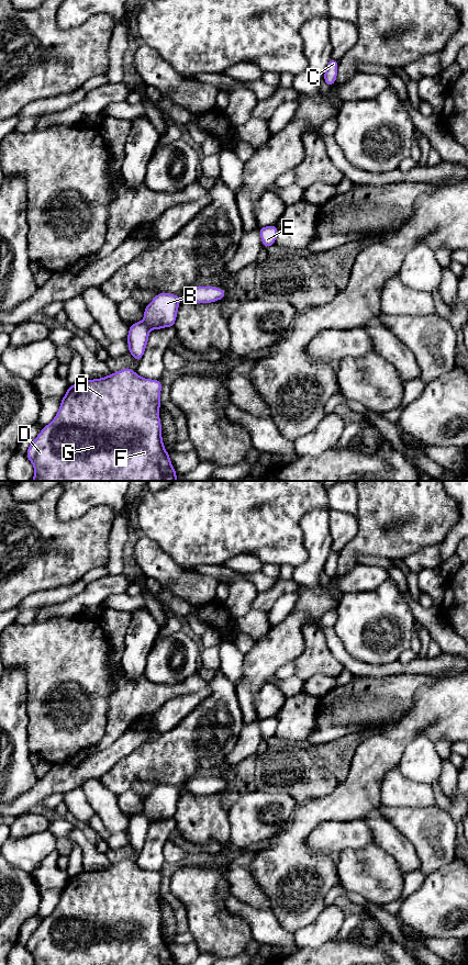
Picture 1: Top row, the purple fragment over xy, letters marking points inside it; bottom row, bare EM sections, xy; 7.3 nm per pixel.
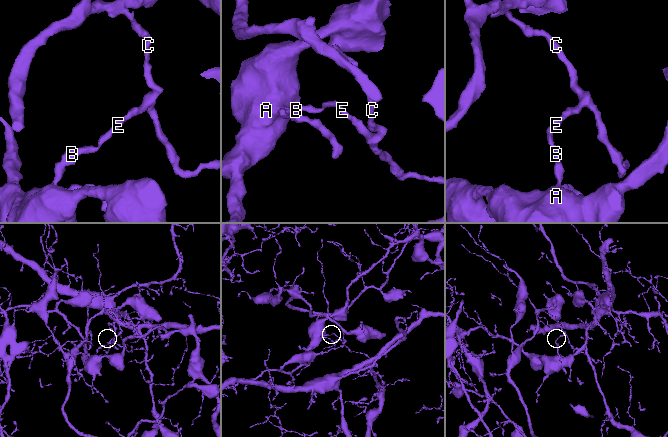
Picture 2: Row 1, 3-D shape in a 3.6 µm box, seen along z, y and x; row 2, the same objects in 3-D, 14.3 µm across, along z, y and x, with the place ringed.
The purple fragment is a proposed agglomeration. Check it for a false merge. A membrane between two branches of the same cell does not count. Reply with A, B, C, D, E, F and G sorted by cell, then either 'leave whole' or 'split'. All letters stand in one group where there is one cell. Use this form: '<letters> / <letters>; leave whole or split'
A D F G / B C E; split

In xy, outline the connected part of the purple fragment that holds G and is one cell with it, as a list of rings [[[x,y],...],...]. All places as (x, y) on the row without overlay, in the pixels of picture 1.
[[[129,860],[69,877],[55,910],[42,920],[25,945],[35,965],[176,965],[161,929],[161,878],[159,872],[144,871]]]

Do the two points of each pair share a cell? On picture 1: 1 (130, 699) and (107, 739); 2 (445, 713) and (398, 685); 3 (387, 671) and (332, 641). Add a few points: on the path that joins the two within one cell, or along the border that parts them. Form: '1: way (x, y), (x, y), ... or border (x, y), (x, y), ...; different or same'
1: way (123, 709), (116, 716), (114, 729); same
2: border (420, 685), (415, 689); different
3: way (372, 671), (357, 669), (343, 655); same

